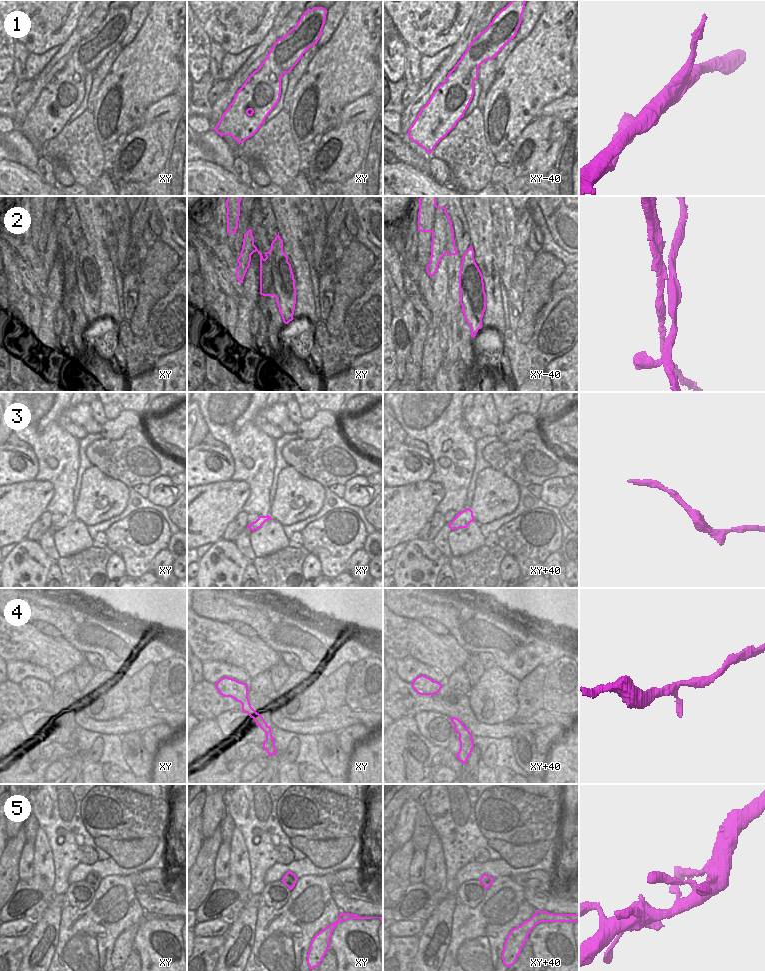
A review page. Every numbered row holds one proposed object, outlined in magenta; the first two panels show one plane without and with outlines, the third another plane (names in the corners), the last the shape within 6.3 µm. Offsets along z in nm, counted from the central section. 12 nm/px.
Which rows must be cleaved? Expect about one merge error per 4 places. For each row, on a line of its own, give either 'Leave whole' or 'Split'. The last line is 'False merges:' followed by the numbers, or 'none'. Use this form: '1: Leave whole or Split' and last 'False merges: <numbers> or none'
1: Leave whole
2: Split
3: Leave whole
4: Leave whole
5: Leave whole
False merges: 2

